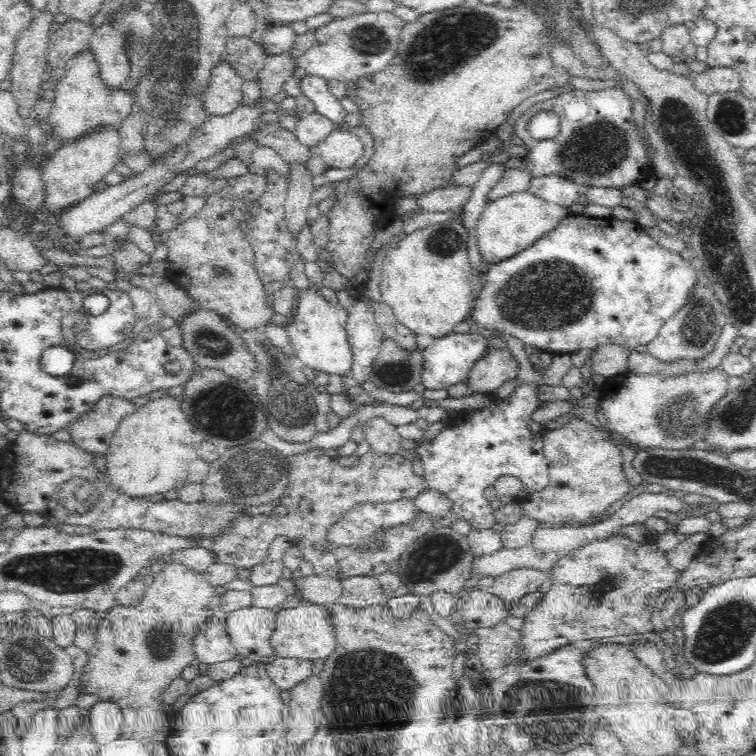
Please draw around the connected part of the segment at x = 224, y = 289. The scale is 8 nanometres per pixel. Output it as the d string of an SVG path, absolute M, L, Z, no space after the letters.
M248 178L246 180L230 180L228 188L199 202L202 205L202 210L199 210L195 216L180 226L162 233L160 237L161 242L168 247L165 259L167 266L165 277L186 291L186 294L193 298L196 305L221 314L243 332L265 327L270 323L275 312L273 305L268 305L266 301L265 284L257 274L252 245L246 240L243 228L232 213L234 209L232 202L236 202L236 200L232 200L230 196L235 197L240 194L240 196L244 196L244 200L252 200L254 196L262 196L264 188L266 188L266 178L262 178L262 180L248 180Z

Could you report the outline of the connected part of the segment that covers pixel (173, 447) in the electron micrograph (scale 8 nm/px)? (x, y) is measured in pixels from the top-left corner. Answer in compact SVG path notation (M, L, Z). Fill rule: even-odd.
M165 395L148 399L141 407L136 408L129 416L124 416L113 432L110 448L106 452L107 475L111 486L132 497L152 496L174 490L180 480L187 478L189 464L197 458L197 445L194 443L194 427L176 397Z

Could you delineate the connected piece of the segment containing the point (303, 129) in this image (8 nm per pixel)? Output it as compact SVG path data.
M318 112L303 114L296 124L295 136L306 147L314 149L322 140L325 140L335 129L336 125L326 116Z

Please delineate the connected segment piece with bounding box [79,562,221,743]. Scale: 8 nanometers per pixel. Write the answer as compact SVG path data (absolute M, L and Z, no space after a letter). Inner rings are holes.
M172 562L169 565L166 565L158 574L154 575L154 580L152 584L147 587L143 587L143 597L141 598L140 612L124 612L124 608L120 606L114 606L106 611L103 615L99 615L99 626L98 631L96 632L96 641L94 646L91 649L85 651L88 655L88 662L82 666L82 676L81 676L81 692L80 694L92 694L98 698L97 702L112 702L118 706L121 710L121 715L123 716L123 721L121 724L121 735L124 738L135 738L138 740L153 740L157 742L165 742L166 737L170 733L170 723L171 718L165 717L164 712L162 711L162 695L167 686L170 686L172 682L175 682L178 678L181 678L182 672L189 666L196 658L194 650L194 640L197 638L199 633L203 632L207 624L207 620L218 615L220 609L219 602L221 596L216 593L216 589L210 585L206 580L206 577L203 573L196 572L187 566L182 564L174 564Z

